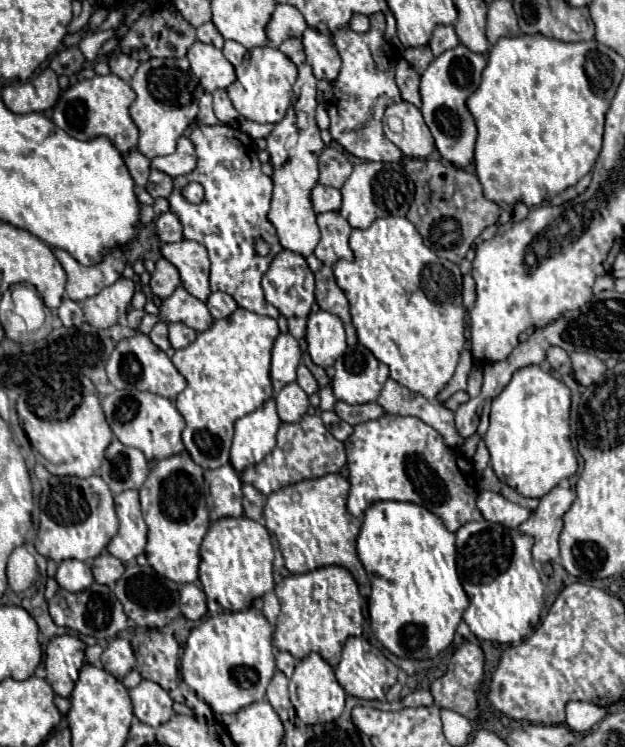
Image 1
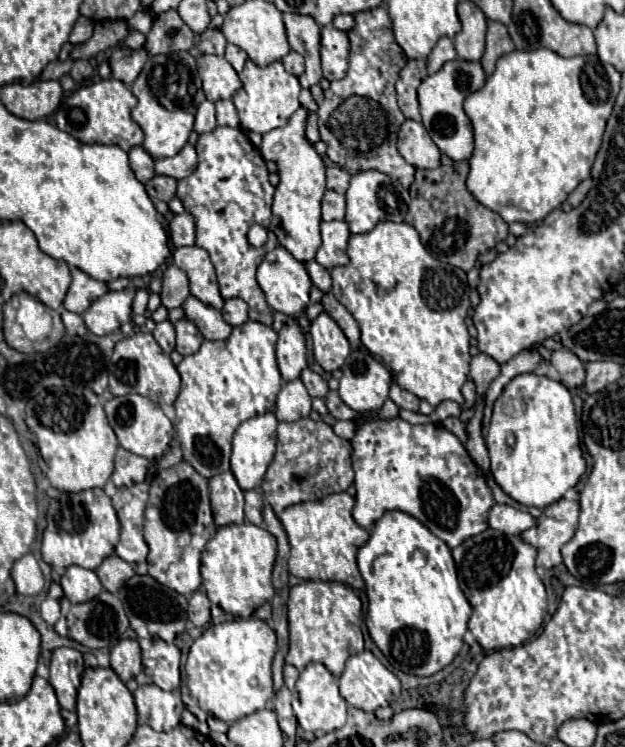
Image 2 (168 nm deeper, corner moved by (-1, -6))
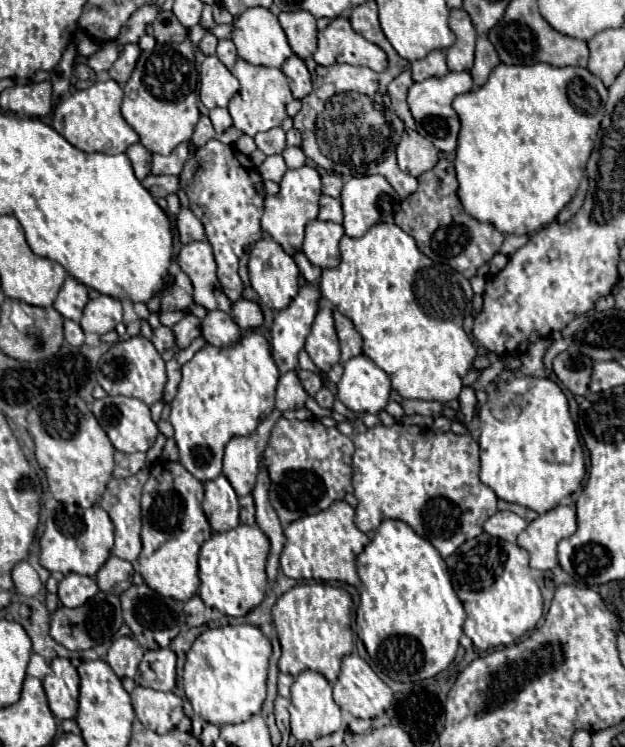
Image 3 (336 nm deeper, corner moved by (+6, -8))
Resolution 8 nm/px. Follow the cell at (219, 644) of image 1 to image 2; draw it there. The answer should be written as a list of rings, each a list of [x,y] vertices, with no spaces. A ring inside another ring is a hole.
[[[256,618],[248,620],[232,620],[222,622],[218,626],[210,626],[202,632],[200,638],[194,640],[188,662],[185,664],[187,678],[181,682],[181,697],[188,709],[198,705],[206,714],[224,720],[236,722],[242,716],[248,716],[256,710],[266,708],[272,698],[272,658],[276,654],[276,634],[274,630]],[[187,695],[192,702],[187,702]]]

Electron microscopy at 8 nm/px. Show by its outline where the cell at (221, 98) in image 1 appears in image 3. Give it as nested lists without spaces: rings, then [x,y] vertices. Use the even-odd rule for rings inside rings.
[[[213,108],[213,110],[209,110],[209,118],[211,118],[213,128],[215,128],[217,134],[221,134],[223,130],[227,130],[233,124],[227,108]]]

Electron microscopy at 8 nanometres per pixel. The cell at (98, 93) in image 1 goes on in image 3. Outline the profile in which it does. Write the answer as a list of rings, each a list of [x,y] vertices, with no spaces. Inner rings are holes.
[[[115,80],[95,82],[87,90],[77,90],[61,98],[53,112],[53,128],[75,148],[83,152],[103,152],[103,154],[121,154],[131,144],[139,142],[135,130],[121,116],[123,90]]]

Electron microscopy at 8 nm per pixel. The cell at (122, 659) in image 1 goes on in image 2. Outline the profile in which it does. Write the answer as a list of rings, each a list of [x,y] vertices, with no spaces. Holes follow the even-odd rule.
[[[120,640],[110,652],[110,668],[120,676],[122,682],[138,676],[142,672],[142,656],[136,640]]]

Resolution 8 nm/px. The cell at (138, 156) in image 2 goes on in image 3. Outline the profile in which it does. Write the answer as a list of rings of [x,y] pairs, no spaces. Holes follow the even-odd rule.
[[[135,144],[135,146],[129,146],[125,154],[133,164],[133,172],[137,180],[143,180],[151,172],[151,152],[145,150],[141,144]]]

